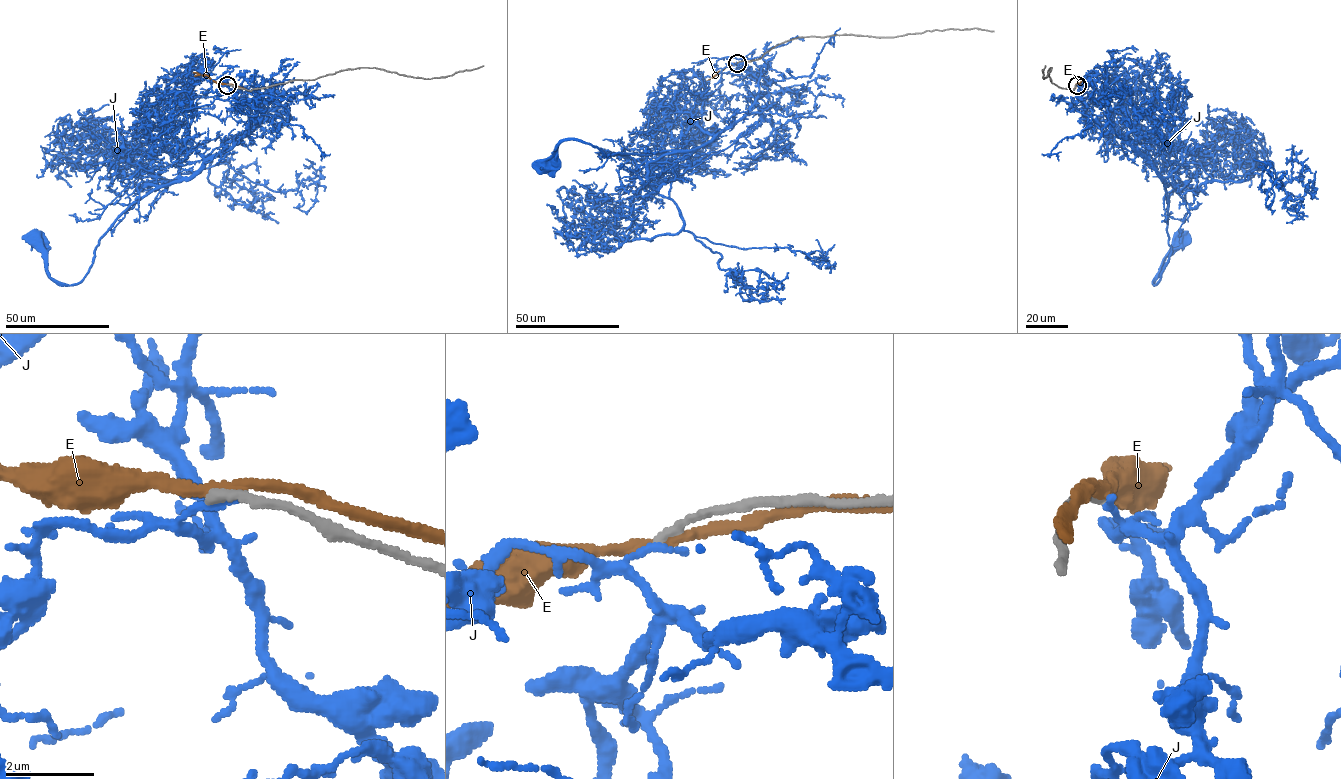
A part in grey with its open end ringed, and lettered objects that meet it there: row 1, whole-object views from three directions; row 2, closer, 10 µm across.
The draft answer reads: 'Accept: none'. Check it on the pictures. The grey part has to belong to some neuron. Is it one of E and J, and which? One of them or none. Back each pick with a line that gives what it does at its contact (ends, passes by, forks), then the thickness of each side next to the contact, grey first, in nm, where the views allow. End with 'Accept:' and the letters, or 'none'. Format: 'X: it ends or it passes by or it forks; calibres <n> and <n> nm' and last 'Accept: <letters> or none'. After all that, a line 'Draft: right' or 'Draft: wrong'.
Accept: none
Draft: right

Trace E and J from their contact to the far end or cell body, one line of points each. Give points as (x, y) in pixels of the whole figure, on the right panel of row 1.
E: (1077, 84), (1088, 75), (1099, 72)
J: (1077, 85), (1097, 126), (1116, 133), (1163, 179), (1171, 254), (1154, 285), (1179, 236)

